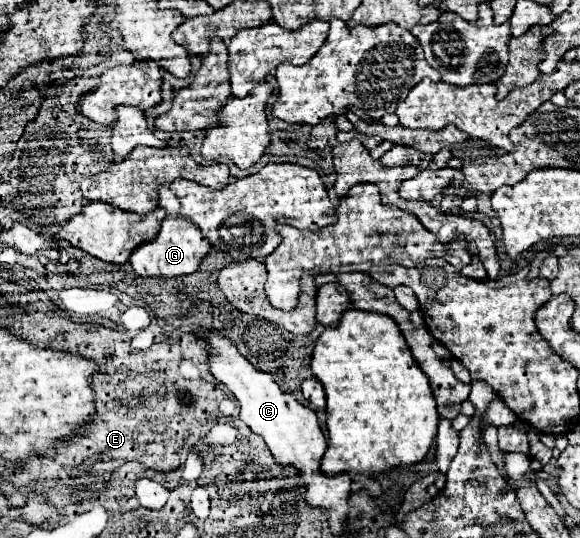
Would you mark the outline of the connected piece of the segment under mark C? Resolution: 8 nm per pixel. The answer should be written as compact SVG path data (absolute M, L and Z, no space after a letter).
M198 330L198 336L210 348L208 360L212 374L236 396L236 400L240 402L240 418L250 426L254 434L264 438L276 464L294 466L298 470L298 476L320 472L318 466L328 444L318 426L314 410L296 402L294 396L282 392L280 386L272 380L272 374L258 372L246 358L242 358L242 354L228 338L210 330Z

